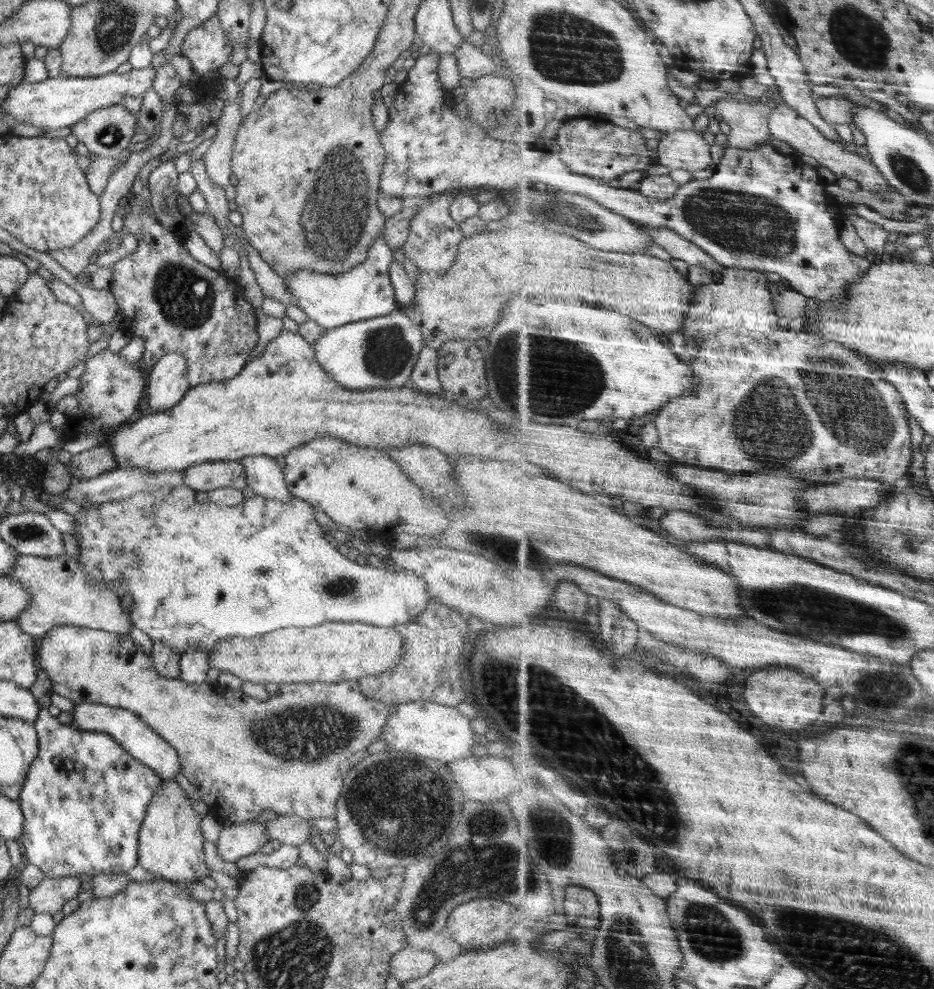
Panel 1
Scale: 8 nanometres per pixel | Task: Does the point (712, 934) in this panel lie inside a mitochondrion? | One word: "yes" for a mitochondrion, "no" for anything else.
yes

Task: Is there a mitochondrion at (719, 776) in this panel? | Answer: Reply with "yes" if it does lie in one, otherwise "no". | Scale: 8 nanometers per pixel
no

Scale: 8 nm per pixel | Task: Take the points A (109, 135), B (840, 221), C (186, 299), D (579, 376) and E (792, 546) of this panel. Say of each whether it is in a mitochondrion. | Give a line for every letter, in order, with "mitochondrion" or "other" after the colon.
A: mitochondrion
B: other
C: mitochondrion
D: mitochondrion
E: other

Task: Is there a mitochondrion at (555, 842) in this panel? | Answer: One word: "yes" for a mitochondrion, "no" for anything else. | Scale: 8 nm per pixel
yes

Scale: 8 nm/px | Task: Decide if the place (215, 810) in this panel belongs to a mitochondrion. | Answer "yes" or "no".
no

